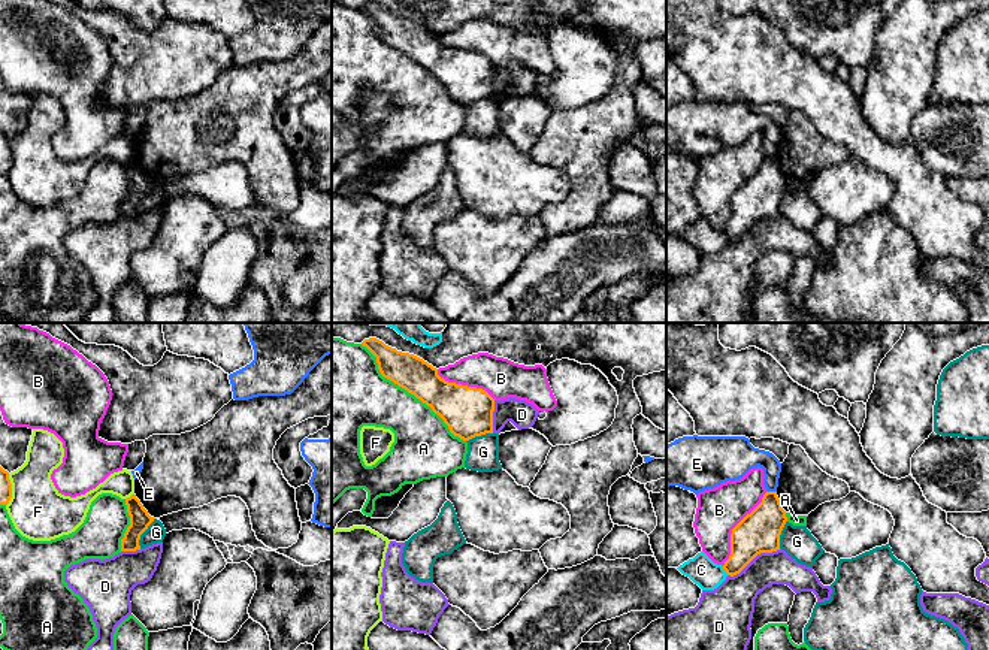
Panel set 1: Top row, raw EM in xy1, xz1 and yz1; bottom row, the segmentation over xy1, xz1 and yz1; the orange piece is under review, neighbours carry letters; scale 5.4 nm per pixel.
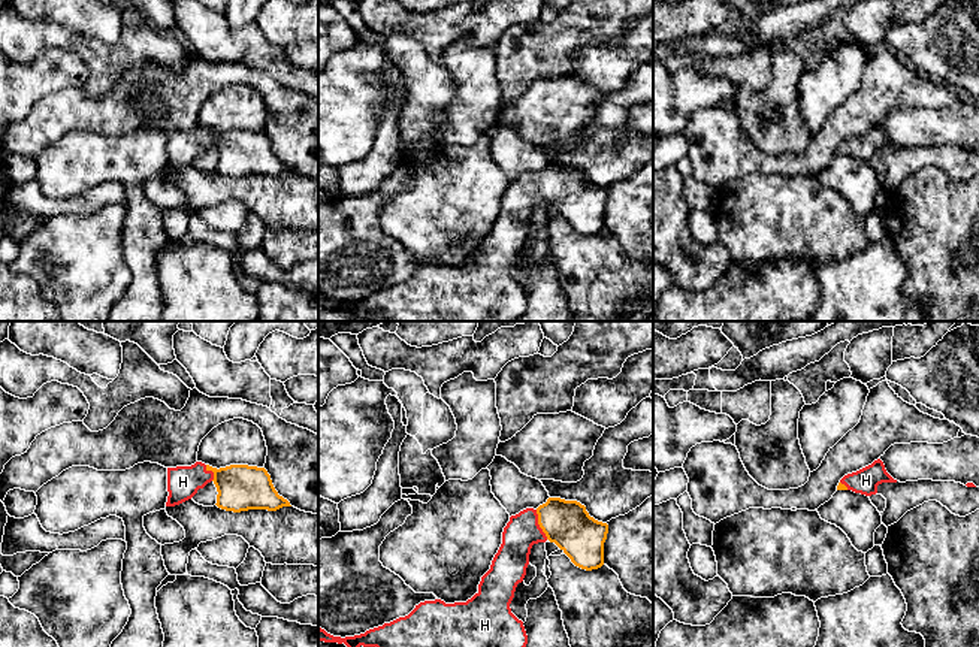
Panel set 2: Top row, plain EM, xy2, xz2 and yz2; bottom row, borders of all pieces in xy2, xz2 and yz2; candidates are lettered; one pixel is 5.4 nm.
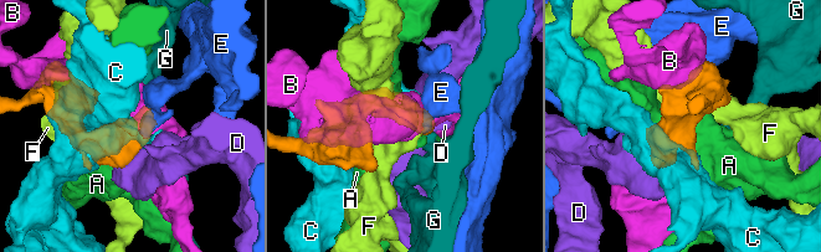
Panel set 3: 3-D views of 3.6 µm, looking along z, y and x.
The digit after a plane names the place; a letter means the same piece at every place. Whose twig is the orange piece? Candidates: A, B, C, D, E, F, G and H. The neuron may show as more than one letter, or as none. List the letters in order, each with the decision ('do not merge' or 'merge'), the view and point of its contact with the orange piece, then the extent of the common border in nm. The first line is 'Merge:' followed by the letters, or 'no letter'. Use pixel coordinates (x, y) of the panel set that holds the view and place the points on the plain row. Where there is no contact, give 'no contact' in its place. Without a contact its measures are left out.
Merge: H
A: do not merge; meets orange in xz1 at (410, 57); contact 750 nm long
B: do not merge; meets orange in yz1 at (732, 194); contact 460 nm long
C: do not merge; meets orange in yz1 at (725, 235); contact 60 nm long
D: do not merge; meets orange in yz1 at (753, 223); contact 320 nm long
E: do not merge; meets orange in yz1 at (771, 157); contact 60 nm long
F: do not merge; meets orange in xy1 at (130, 162); contact 60 nm long
G: do not merge; meets orange in xy1 at (142, 197); contact 180 nm long
H: merge; meets orange in xz2 at (538, 189); contact 170 nm long

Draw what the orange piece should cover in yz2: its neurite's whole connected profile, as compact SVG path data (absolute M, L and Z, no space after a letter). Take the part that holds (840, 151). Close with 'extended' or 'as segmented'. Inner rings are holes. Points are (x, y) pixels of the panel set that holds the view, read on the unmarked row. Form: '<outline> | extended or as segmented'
M880 124L874 126L871 130L844 140L837 155L852 155L865 161L877 158L877 151L882 148L897 148L885 134L885 130Z | extended

